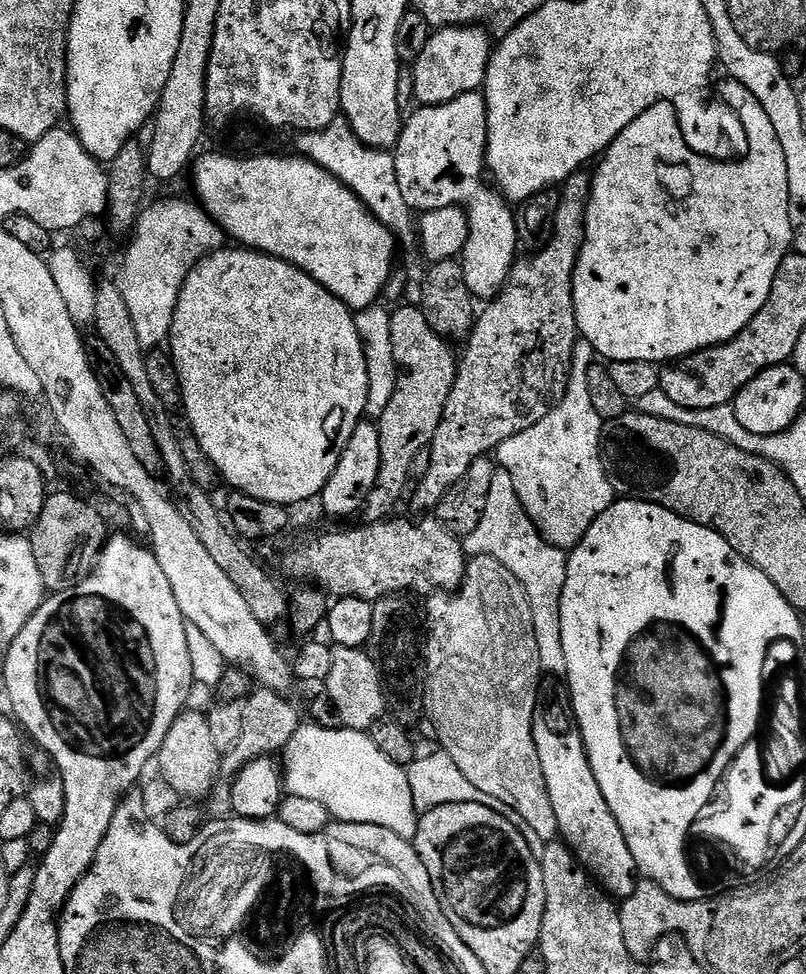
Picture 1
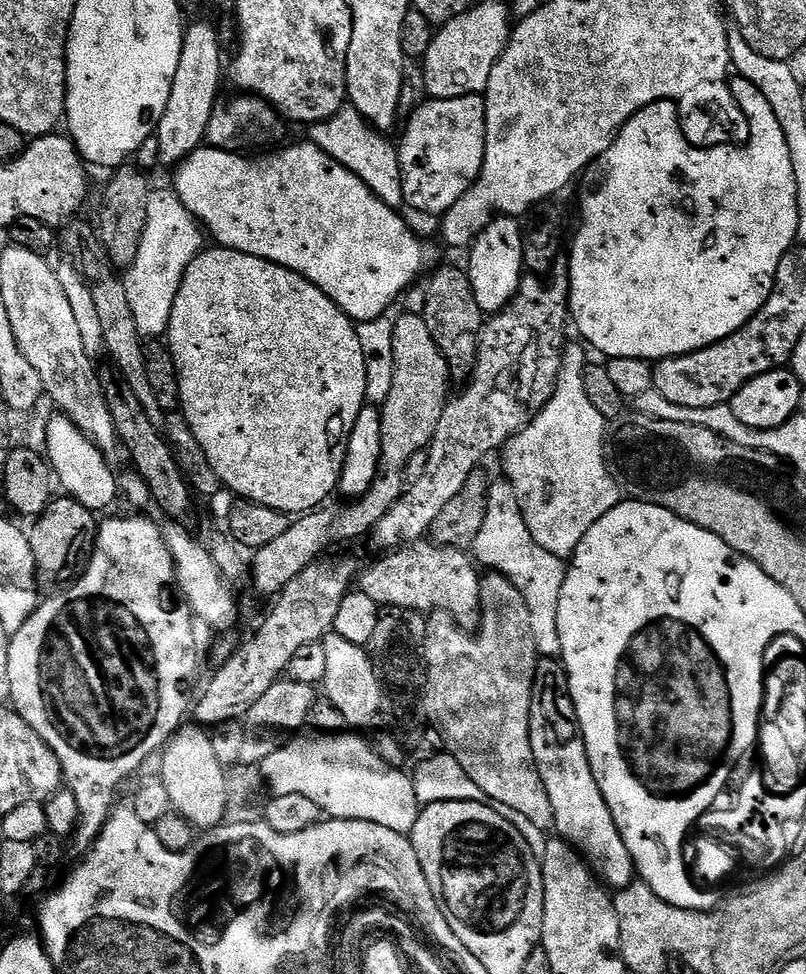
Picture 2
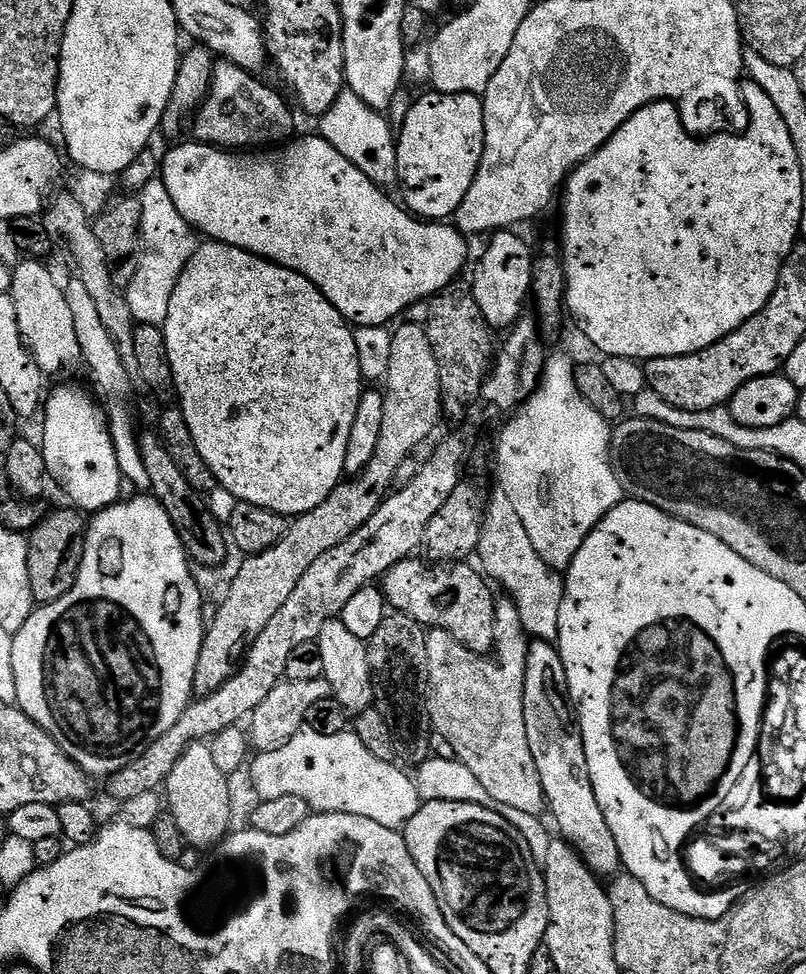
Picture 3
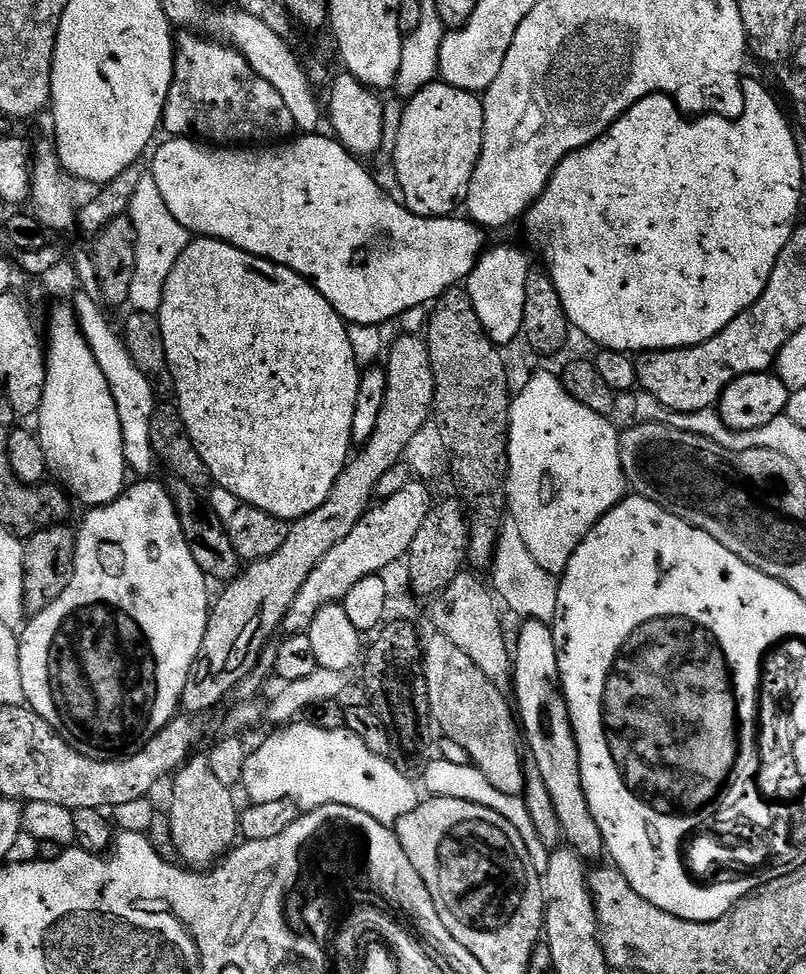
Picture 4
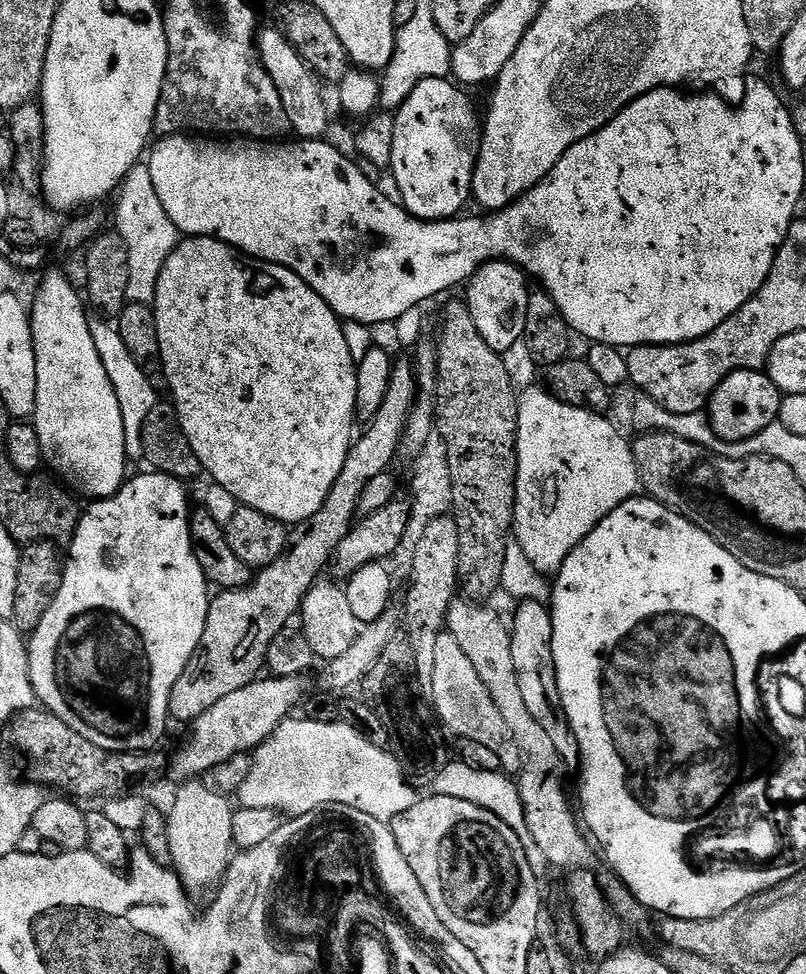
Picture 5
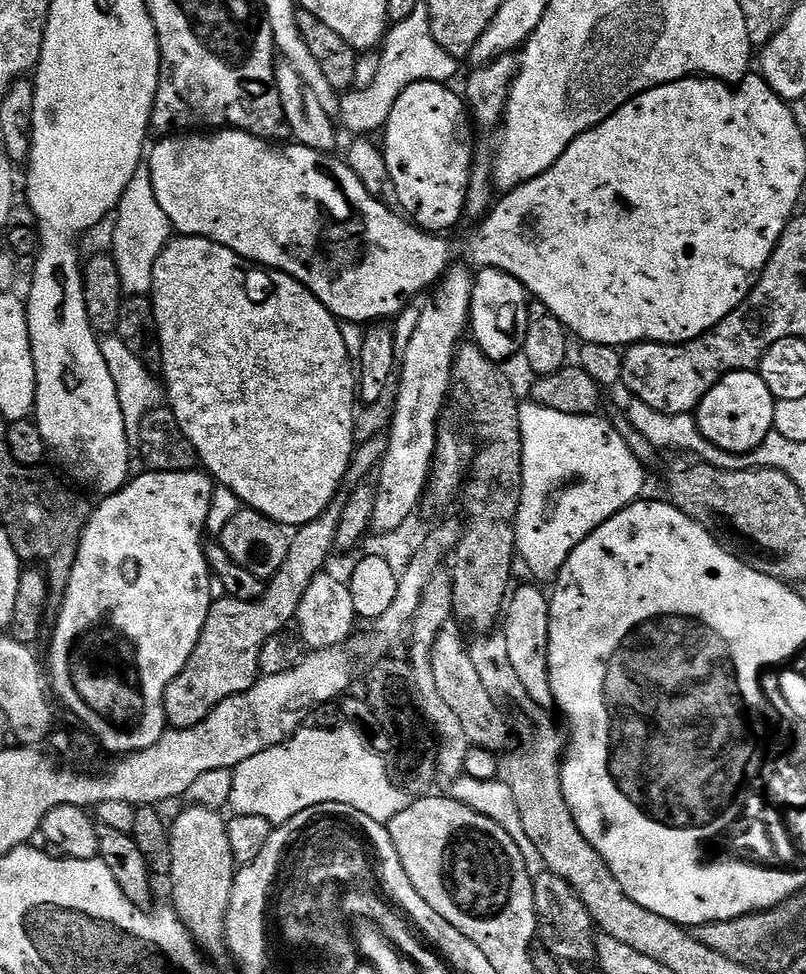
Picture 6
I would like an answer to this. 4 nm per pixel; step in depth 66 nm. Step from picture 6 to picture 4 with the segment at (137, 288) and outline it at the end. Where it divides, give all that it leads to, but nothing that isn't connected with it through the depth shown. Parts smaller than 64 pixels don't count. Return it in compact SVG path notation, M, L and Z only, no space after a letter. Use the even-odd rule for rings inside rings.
M147 174L135 191L129 204L126 216L132 221L136 231L136 261L134 262L134 282L130 282L130 298L128 304L138 312L159 313L162 306L162 294L166 290L166 278L170 278L170 270L174 270L174 262L186 250L190 243L188 229L170 214L170 206L162 199L158 191L158 182Z

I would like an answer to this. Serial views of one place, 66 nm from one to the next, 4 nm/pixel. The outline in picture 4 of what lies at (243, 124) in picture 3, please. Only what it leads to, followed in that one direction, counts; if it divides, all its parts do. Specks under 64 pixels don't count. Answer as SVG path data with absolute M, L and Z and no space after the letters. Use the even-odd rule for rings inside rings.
M184 30L175 37L174 55L176 65L162 121L163 131L168 131L169 137L199 138L216 146L248 146L253 143L251 140L257 140L257 145L264 146L269 142L287 141L297 131L290 110L286 110L286 102L282 102L282 94L278 94L266 78L258 78L250 62L246 62L244 55L235 48Z

